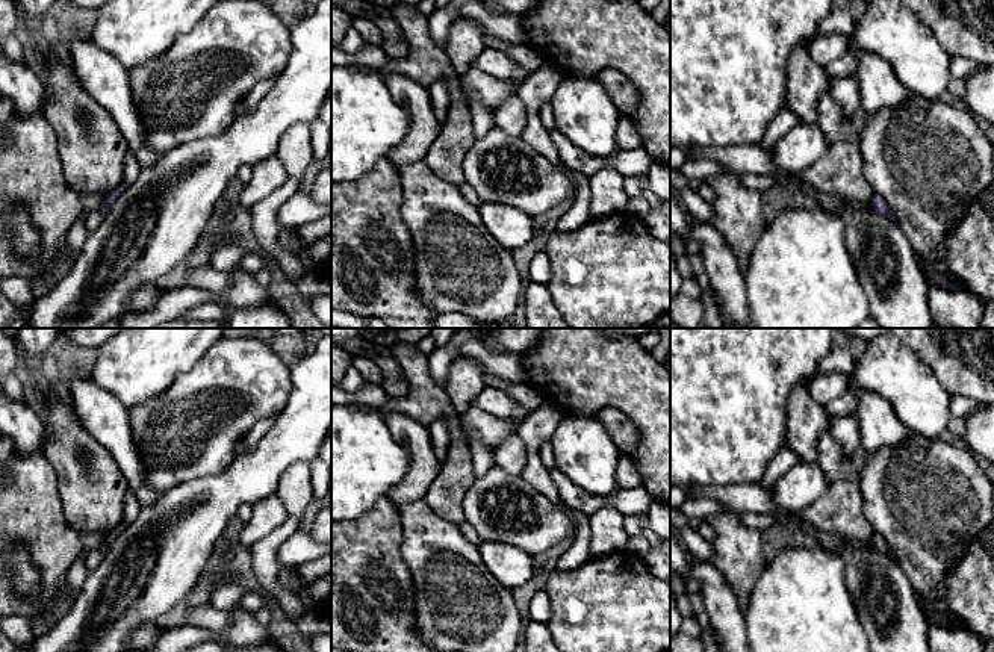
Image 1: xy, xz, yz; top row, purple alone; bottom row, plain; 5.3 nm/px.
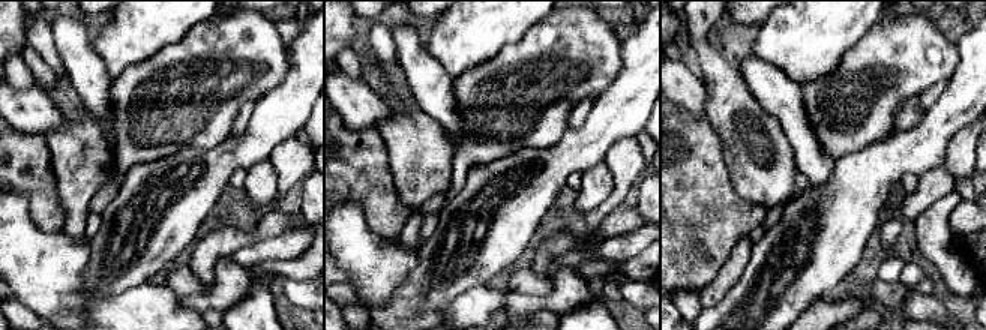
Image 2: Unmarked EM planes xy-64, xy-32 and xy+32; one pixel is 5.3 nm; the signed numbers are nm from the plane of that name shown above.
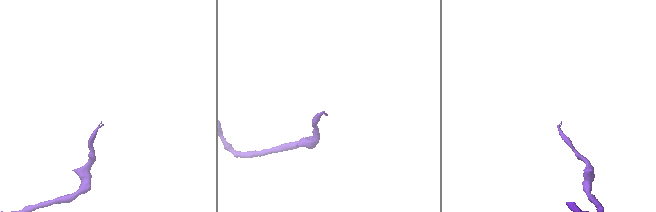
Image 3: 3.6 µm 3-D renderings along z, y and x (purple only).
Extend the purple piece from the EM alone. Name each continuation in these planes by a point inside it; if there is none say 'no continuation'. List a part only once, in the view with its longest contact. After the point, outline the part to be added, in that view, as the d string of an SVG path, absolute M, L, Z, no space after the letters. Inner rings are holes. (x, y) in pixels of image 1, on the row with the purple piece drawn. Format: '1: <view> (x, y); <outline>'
1: xy (130, 162); M129 148L124 160L124 183L130 183L136 175L136 159L132 150Z

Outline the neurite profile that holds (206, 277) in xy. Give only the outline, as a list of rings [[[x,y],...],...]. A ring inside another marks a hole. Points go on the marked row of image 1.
[[[210,265],[194,266],[188,272],[189,286],[207,289],[210,292],[222,292],[231,278],[228,274],[213,269]]]

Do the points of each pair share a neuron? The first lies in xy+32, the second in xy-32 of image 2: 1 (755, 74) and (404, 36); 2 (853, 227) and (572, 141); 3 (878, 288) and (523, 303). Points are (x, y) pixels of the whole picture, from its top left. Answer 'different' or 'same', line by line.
1: same
2: same
3: different

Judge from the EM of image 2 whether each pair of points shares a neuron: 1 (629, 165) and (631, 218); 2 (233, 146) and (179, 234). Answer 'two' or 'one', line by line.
1: two
2: one

